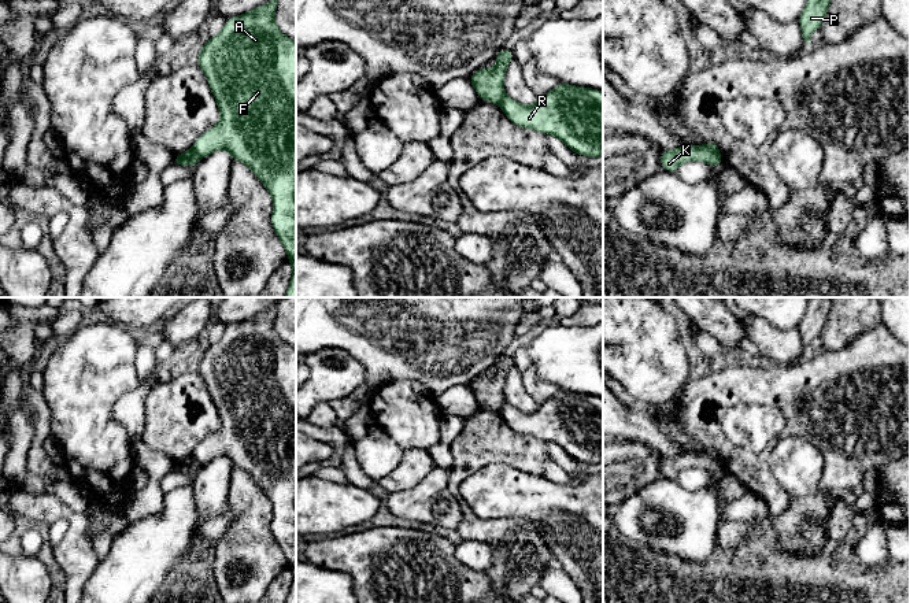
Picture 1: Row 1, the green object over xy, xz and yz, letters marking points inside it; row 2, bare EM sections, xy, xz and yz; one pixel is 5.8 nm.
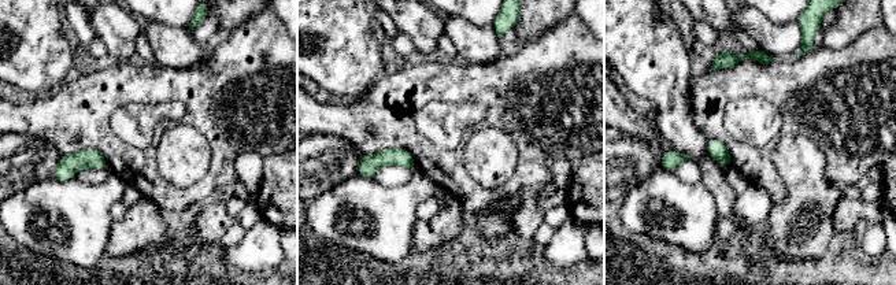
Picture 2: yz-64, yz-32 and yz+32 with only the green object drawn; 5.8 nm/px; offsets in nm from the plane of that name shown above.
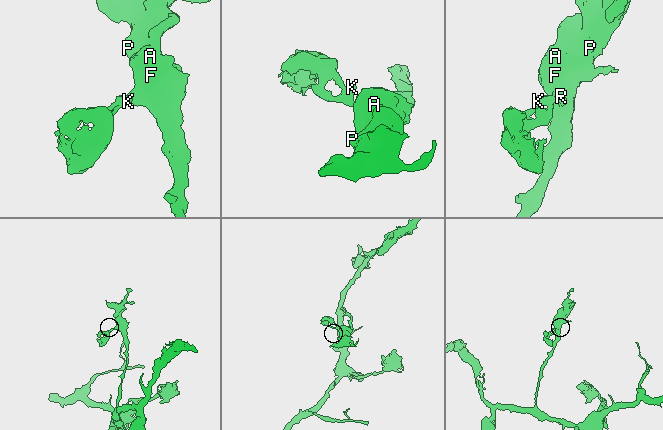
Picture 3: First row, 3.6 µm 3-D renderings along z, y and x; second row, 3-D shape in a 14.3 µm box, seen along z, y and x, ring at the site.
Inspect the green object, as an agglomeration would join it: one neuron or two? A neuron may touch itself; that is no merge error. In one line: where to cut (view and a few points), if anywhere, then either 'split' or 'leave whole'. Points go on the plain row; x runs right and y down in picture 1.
cut xz (503, 399), (499, 411); split

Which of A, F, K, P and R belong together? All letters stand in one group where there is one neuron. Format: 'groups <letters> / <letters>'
groups A F P R / K

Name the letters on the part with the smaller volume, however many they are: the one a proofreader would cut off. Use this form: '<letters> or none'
K

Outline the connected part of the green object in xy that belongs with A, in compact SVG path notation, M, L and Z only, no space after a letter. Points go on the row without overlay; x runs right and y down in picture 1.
M277 306L226 326L223 337L200 354L197 373L217 407L221 425L193 450L199 466L226 456L247 471L273 504L271 533L293 580L286 603L296 603L296 349L274 329Z

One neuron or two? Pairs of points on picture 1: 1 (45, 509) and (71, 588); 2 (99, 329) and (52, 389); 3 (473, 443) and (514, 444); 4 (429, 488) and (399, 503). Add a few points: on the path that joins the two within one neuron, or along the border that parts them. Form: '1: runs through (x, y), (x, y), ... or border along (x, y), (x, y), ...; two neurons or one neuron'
1: runs through (69, 518), (74, 524), (74, 565); one neuron
2: runs through (97, 344), (67, 374); one neuron
3: runs through (483, 443), (505, 444); one neuron
4: runs through (422, 495), (417, 500), (406, 503); one neuron

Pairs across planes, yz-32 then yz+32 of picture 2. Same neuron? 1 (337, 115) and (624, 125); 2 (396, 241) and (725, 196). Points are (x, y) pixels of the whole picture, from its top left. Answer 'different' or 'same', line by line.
1: same
2: different

